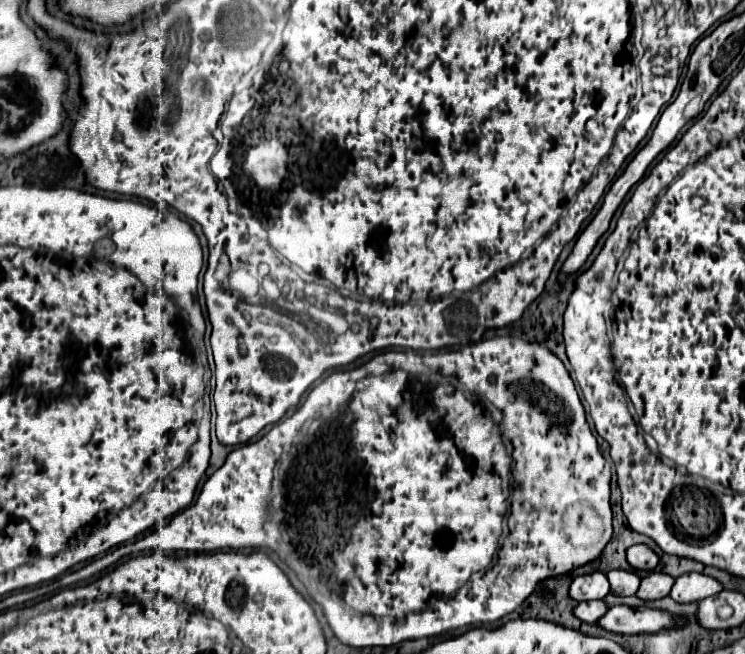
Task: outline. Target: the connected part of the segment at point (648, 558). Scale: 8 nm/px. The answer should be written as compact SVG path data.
M632 545L628 549L628 563L638 571L652 571L658 565L658 555L648 545Z

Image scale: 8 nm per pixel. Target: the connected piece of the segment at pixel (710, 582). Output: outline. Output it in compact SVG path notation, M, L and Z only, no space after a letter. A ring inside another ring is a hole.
M684 573L676 579L670 595L678 603L694 603L722 591L722 583L704 573Z

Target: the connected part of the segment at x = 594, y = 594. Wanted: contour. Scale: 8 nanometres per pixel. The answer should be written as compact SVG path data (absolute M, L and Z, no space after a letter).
M602 571L578 575L570 585L570 597L576 601L604 599L608 593L610 593L610 583Z

